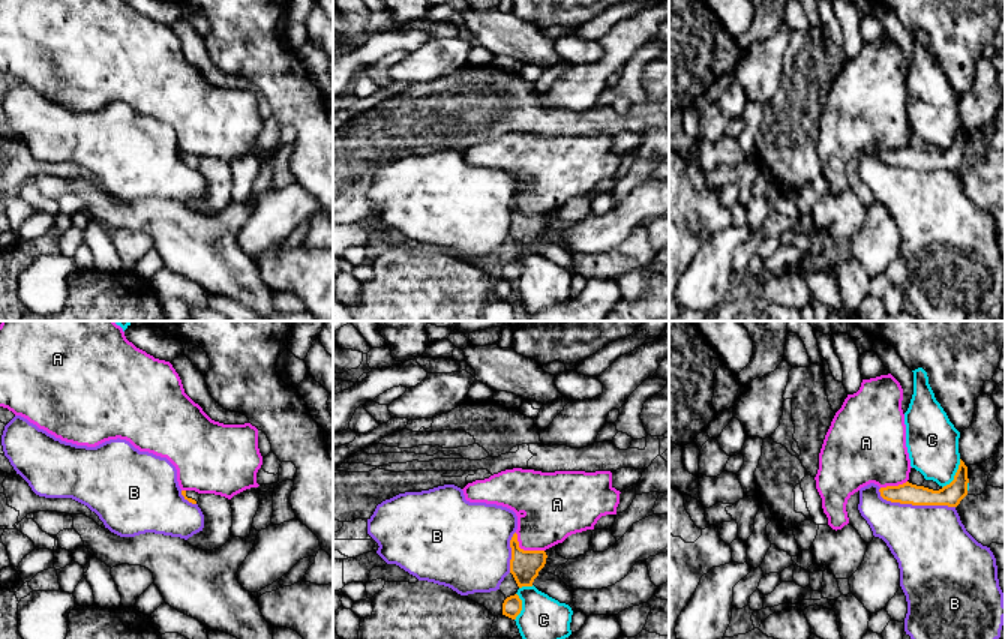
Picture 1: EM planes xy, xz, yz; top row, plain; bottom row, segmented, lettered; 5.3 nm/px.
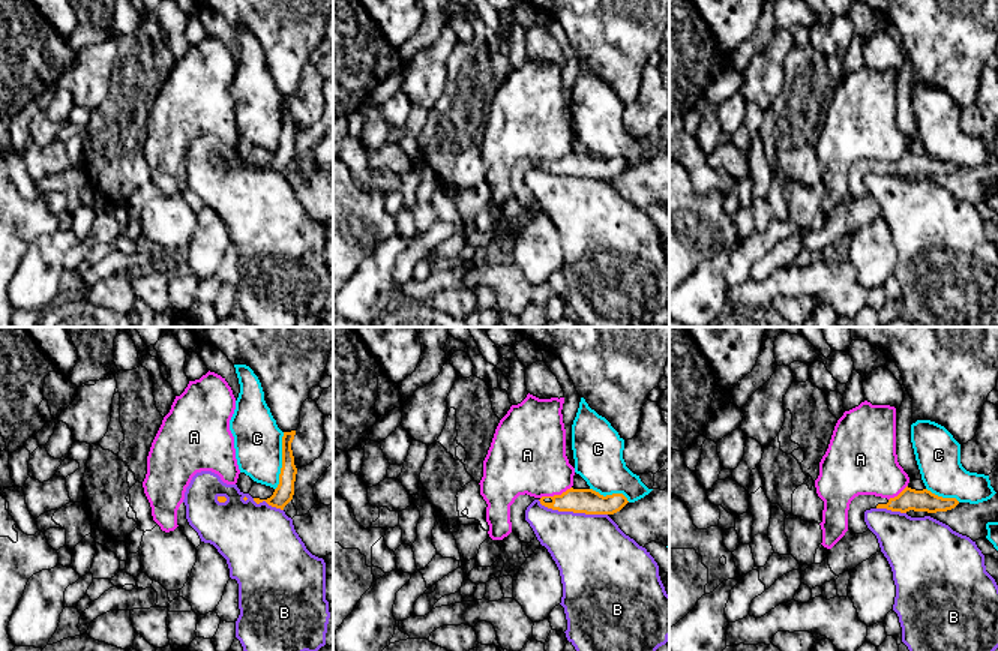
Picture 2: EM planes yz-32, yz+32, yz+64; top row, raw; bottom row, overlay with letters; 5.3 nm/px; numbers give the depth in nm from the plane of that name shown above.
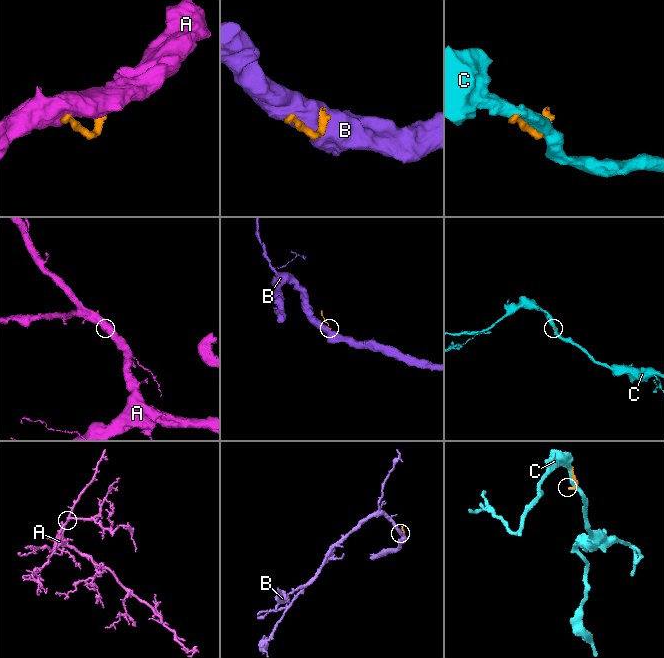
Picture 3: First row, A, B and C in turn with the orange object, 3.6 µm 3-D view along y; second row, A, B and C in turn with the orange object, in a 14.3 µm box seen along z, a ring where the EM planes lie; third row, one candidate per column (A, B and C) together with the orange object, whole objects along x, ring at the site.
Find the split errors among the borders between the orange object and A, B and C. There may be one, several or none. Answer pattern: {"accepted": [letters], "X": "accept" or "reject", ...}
{"accepted": [], "A": "reject", "B": "reject", "C": "reject"}

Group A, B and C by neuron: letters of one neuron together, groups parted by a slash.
A / B / C

